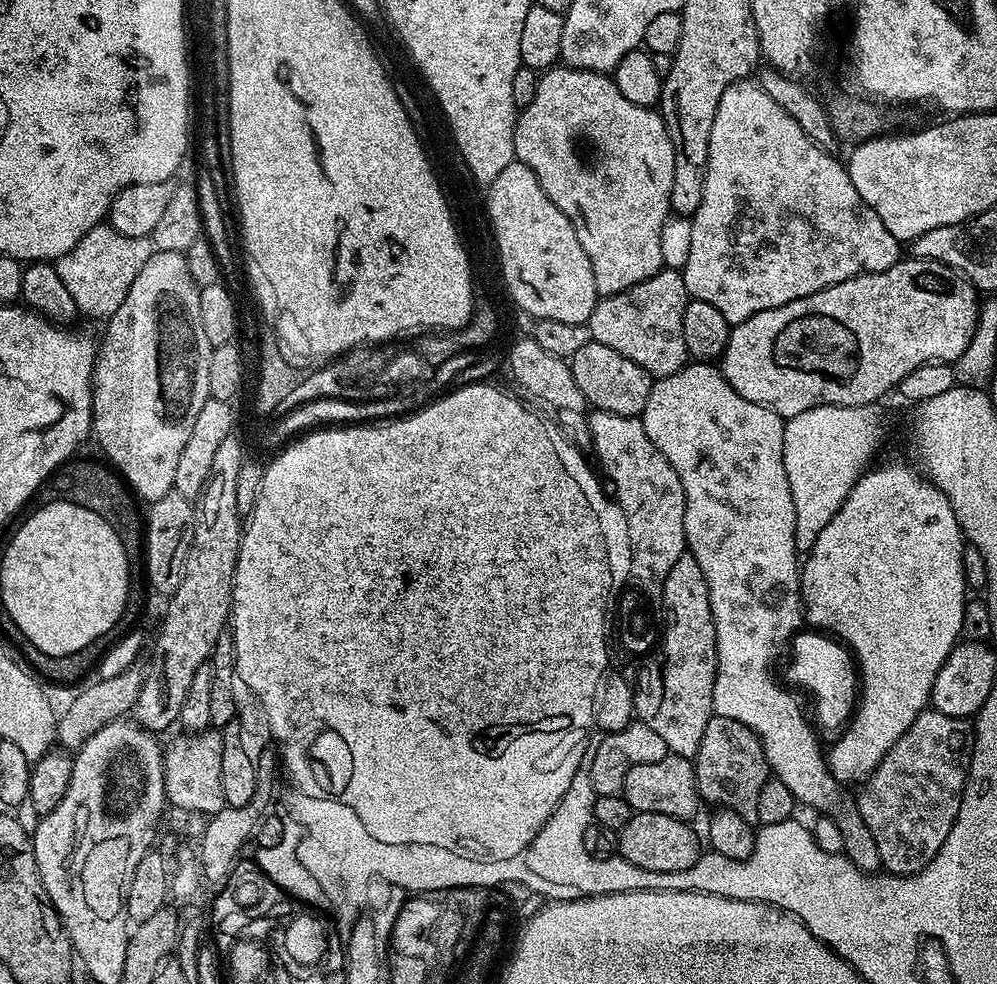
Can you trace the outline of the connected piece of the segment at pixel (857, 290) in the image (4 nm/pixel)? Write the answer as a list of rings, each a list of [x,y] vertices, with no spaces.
[[[901,258],[890,270],[881,272],[863,271],[859,276],[850,278],[846,282],[838,282],[829,288],[818,290],[814,294],[806,294],[806,298],[798,298],[794,302],[786,302],[782,306],[774,306],[770,310],[753,312],[745,315],[740,325],[733,327],[728,333],[726,350],[718,361],[719,371],[723,372],[726,382],[742,394],[750,402],[758,406],[766,406],[782,417],[797,416],[802,410],[810,410],[814,406],[872,406],[879,396],[884,396],[888,391],[899,389],[902,378],[923,364],[933,362],[955,362],[960,355],[970,346],[976,333],[976,323],[980,317],[981,301],[978,297],[977,285],[970,283],[967,278],[960,275],[959,271],[949,268],[947,264],[937,260],[917,260],[915,258]]]

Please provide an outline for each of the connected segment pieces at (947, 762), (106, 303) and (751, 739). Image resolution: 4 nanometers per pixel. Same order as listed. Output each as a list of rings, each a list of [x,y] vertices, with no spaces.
[[[925,710],[914,718],[910,730],[890,746],[878,766],[859,785],[860,797],[854,800],[855,808],[862,814],[862,822],[878,842],[878,854],[885,873],[893,876],[913,876],[920,872],[942,850],[942,842],[950,834],[958,818],[960,798],[968,781],[968,767],[972,765],[974,728],[965,717],[947,716],[935,710]]]
[[[101,222],[92,227],[76,243],[75,247],[60,257],[55,265],[58,276],[66,285],[66,290],[73,295],[77,311],[92,318],[107,320],[115,310],[118,310],[123,298],[126,298],[127,291],[130,290],[131,283],[137,278],[139,271],[152,256],[153,251],[152,241],[149,237],[129,238],[124,234],[119,234],[110,224]]]
[[[714,714],[710,722],[706,722],[706,734],[702,734],[702,742],[694,757],[694,767],[696,788],[705,805],[723,805],[727,811],[737,812],[747,821],[755,817],[758,790],[762,790],[765,780],[769,779],[770,769],[764,761],[759,738],[749,728],[742,726],[742,722]]]

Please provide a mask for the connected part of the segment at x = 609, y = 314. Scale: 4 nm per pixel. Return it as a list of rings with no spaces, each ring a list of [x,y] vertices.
[[[665,266],[654,278],[638,282],[630,290],[597,299],[587,326],[593,340],[610,346],[610,350],[618,350],[630,362],[638,362],[649,376],[669,376],[690,360],[686,338],[682,338],[682,314],[686,314],[689,299],[683,271],[675,272],[671,266]]]

